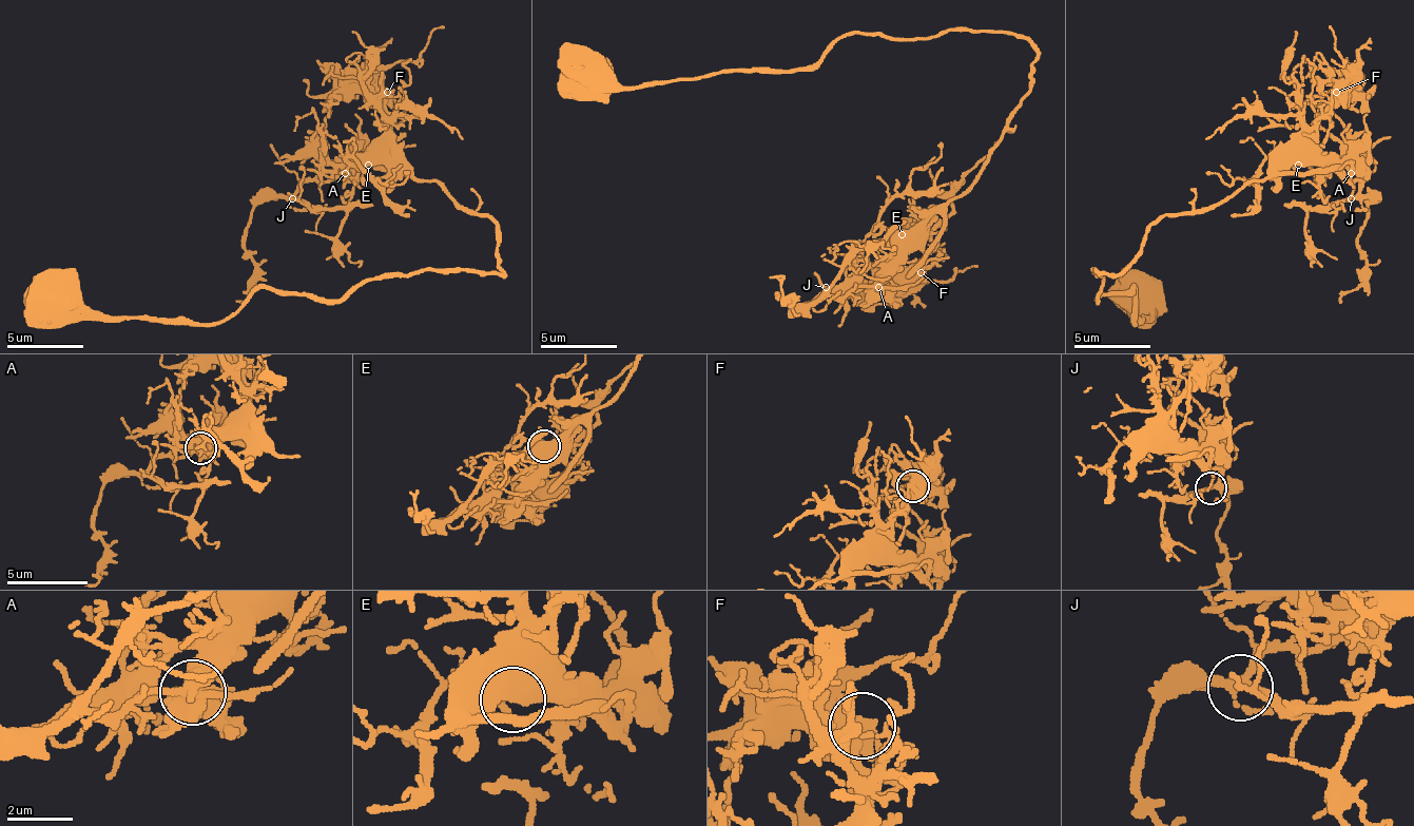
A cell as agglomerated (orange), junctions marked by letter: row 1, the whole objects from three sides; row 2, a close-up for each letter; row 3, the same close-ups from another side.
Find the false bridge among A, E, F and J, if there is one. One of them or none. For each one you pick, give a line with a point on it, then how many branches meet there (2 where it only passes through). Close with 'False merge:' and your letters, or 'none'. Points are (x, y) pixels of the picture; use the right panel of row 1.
A: (1351, 173) | 6
False merge: A

